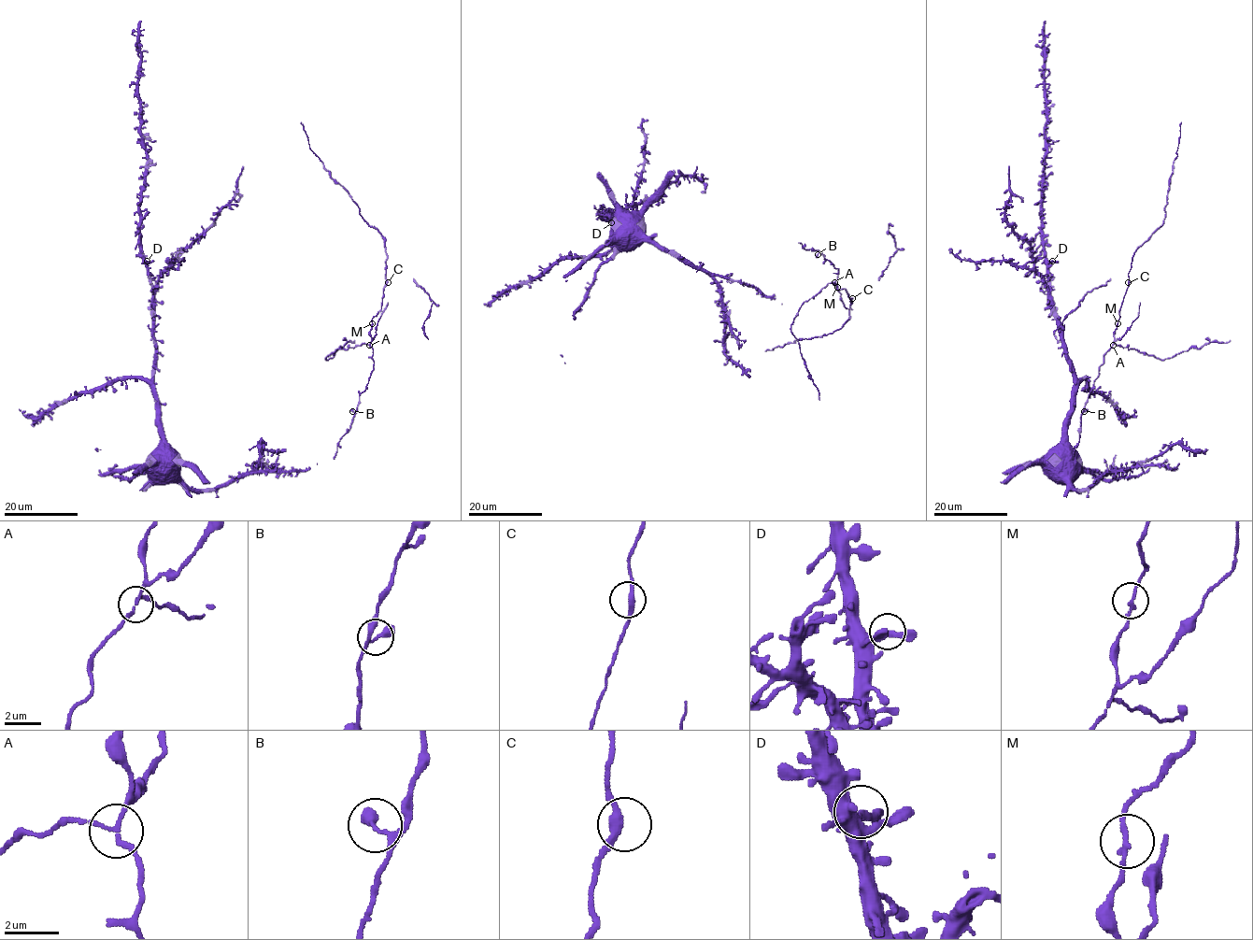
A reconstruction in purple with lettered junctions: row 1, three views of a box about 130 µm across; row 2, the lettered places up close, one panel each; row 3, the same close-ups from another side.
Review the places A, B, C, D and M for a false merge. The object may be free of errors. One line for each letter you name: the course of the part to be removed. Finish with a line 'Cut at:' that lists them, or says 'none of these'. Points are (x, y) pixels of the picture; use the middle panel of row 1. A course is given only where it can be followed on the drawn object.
A: Course of the part to remove: (834, 282), (804, 303), (790, 325), (819, 400)
Cut at: A

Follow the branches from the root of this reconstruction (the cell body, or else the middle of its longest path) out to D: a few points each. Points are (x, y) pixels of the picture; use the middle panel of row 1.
D: (627, 219), (625, 237), (619, 244), (619, 221), (612, 219), (611, 222)

